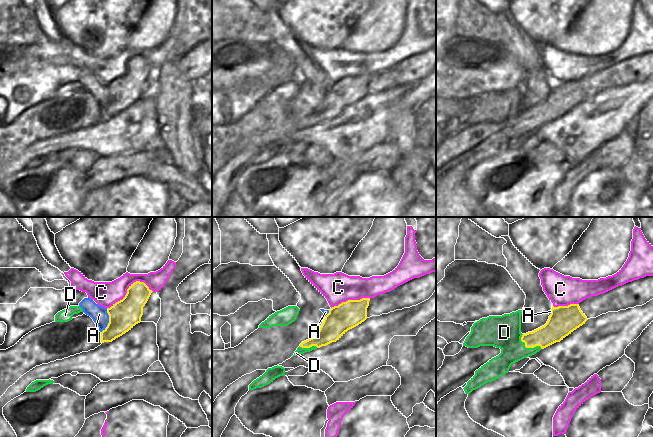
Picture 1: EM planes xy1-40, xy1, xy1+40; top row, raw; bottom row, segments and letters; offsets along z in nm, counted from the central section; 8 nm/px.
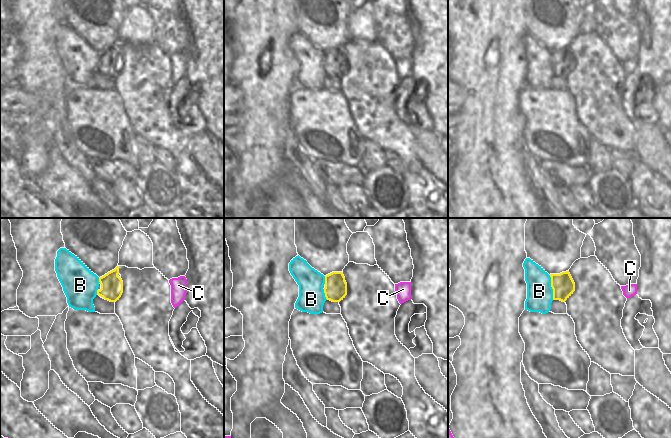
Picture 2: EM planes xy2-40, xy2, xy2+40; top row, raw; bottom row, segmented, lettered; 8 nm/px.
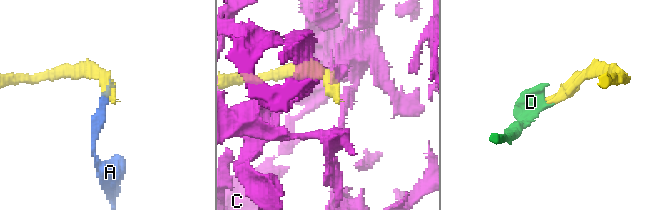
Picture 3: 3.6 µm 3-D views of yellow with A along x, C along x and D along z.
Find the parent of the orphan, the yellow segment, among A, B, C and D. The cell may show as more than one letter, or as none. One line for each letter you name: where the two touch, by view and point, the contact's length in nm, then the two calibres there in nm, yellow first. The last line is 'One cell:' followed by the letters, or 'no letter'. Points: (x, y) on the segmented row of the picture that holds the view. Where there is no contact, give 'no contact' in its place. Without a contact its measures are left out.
One cell: no letter

